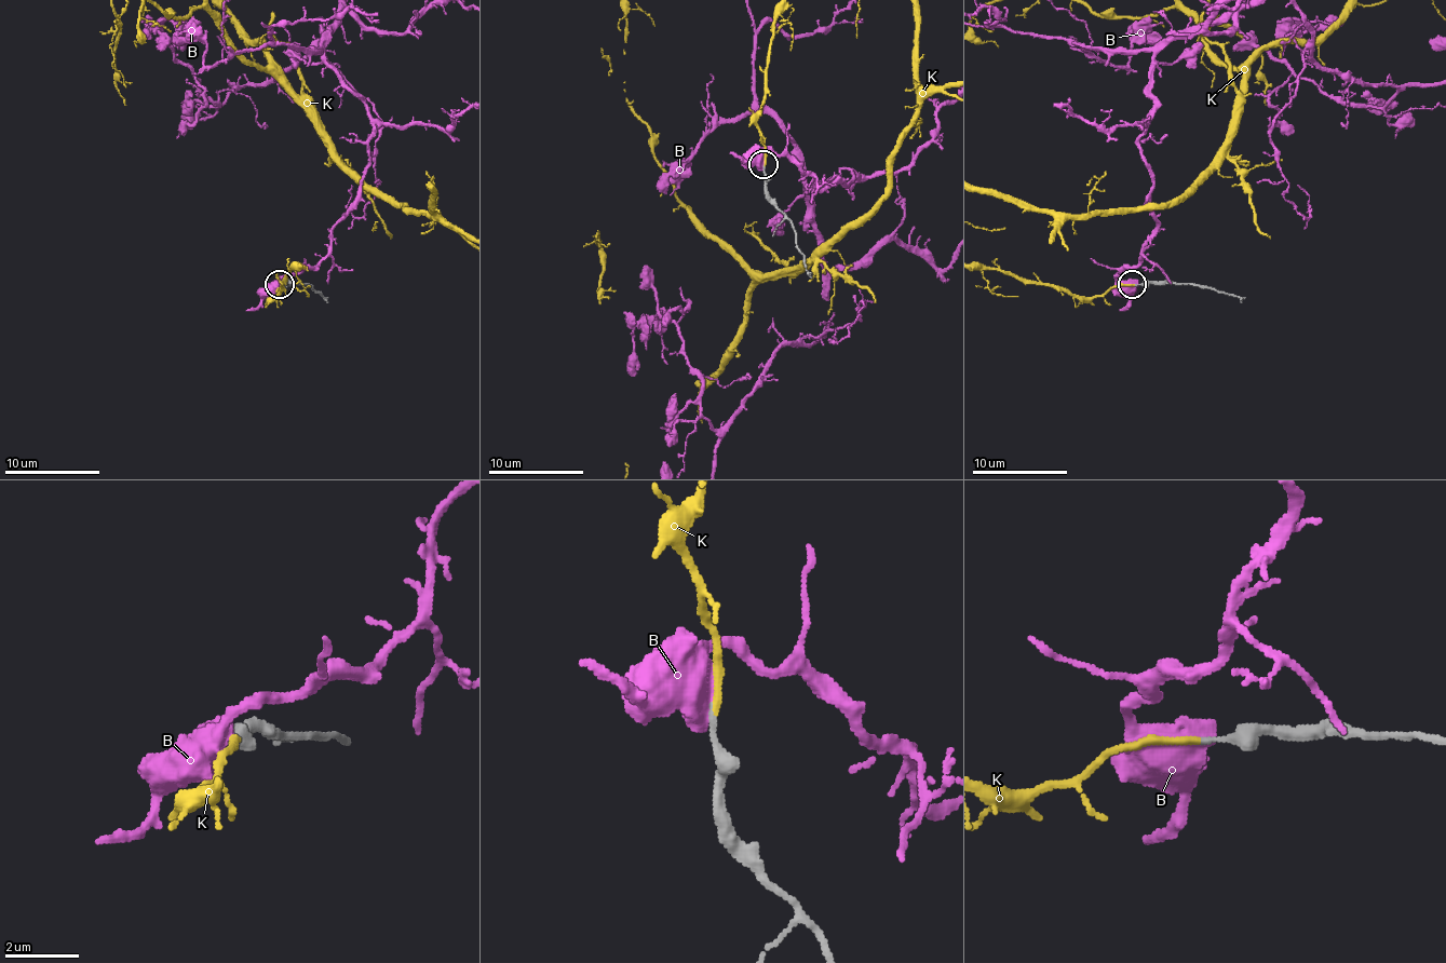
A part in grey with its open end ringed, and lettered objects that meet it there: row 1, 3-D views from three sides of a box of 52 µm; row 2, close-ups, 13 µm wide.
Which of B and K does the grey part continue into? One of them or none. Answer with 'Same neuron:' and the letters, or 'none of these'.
Same neuron: K

